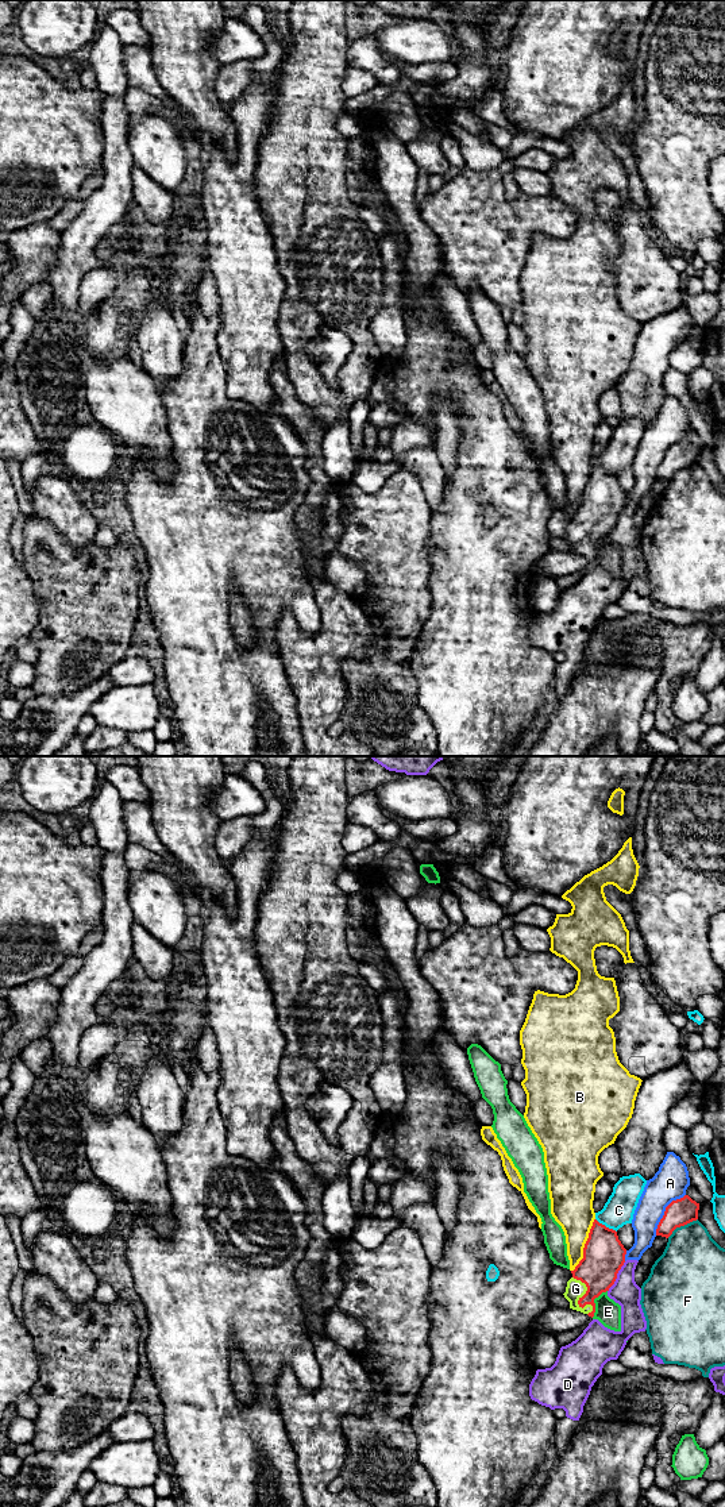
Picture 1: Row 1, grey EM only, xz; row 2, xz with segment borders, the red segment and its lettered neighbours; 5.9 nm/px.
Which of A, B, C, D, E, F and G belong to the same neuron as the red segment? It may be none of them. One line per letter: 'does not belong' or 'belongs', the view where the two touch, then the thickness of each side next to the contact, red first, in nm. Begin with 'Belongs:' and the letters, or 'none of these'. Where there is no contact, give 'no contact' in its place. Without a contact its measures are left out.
Belongs: G
A: does not belong; contact in xz; calibres 160 and 200 nm
B: does not belong; contact in xz; calibres 260 and 260 nm
C: does not belong; contact in xz; calibres 260 and 180 nm
D: does not belong; contact in xz; calibres 260 and 160 nm
E: does not belong; contact in xz; calibres 240 and 150 nm
F: does not belong; contact in xz; calibres 160 and 380 nm
G: belongs; contact in xz; calibres 240 and 110 nm

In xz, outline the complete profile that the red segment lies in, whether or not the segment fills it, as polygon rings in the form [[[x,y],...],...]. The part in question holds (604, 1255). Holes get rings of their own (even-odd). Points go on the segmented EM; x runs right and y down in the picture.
[[[594,1219],[583,1248],[583,1259],[571,1271],[564,1298],[570,1308],[594,1317],[594,1299],[609,1291],[625,1263],[626,1249],[617,1232]]]

